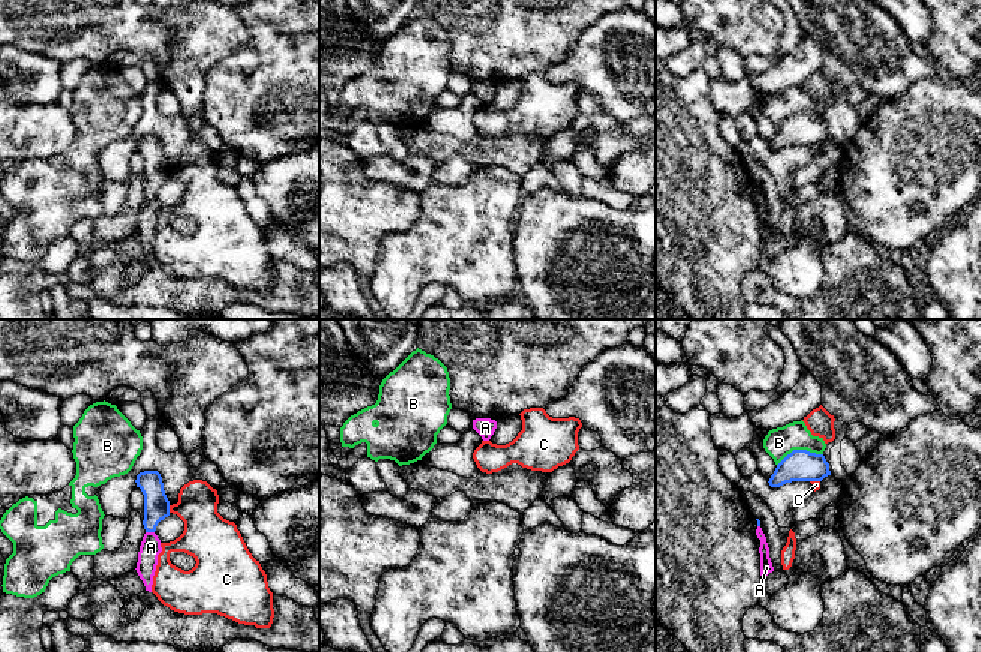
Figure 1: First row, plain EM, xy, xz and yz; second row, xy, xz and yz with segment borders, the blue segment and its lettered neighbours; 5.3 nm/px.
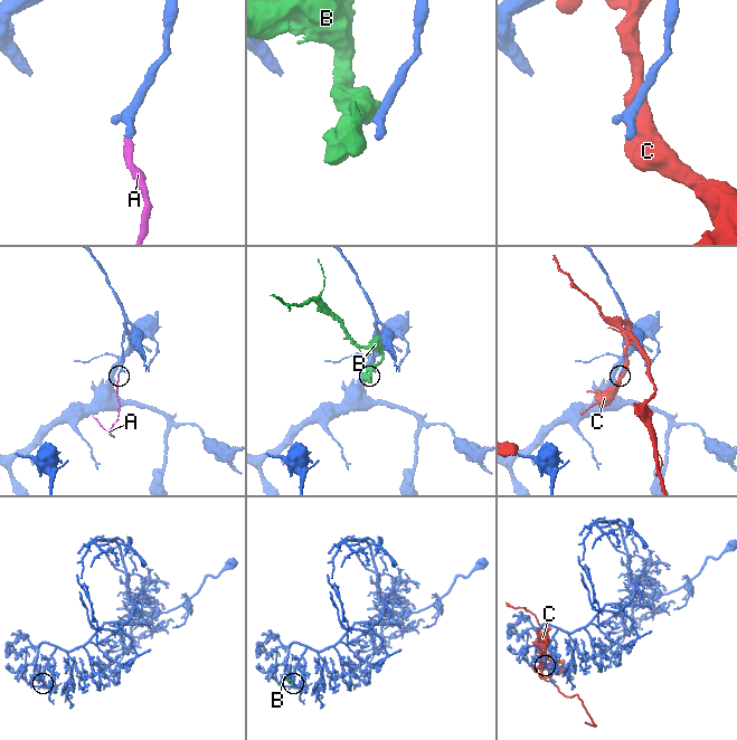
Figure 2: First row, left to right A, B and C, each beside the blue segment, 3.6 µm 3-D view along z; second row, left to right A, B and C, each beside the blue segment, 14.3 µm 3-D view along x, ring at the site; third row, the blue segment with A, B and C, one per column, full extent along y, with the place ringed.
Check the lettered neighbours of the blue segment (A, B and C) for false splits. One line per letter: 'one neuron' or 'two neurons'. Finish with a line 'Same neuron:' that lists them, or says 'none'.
A: one neuron
B: two neurons
C: two neurons
Same neuron: A

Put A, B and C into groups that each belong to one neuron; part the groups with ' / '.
A / B / C

